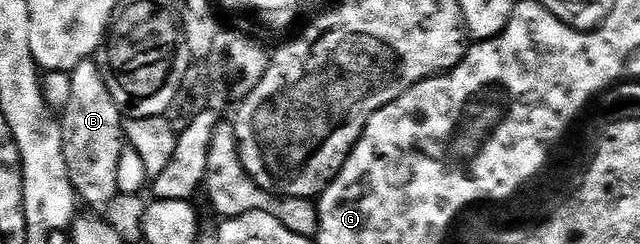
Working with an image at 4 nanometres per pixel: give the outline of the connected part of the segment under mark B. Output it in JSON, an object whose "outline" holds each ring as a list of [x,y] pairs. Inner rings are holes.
{"outline":[[[92,58],[78,62],[78,66],[70,73],[70,102],[66,102],[60,120],[62,150],[66,158],[68,177],[74,186],[79,203],[81,205],[89,204],[96,212],[103,213],[110,206],[114,197],[121,195],[118,186],[118,161],[122,158],[122,150],[126,146],[125,121],[114,98],[110,98],[110,90],[106,90],[106,78],[102,78],[99,63]]]}

